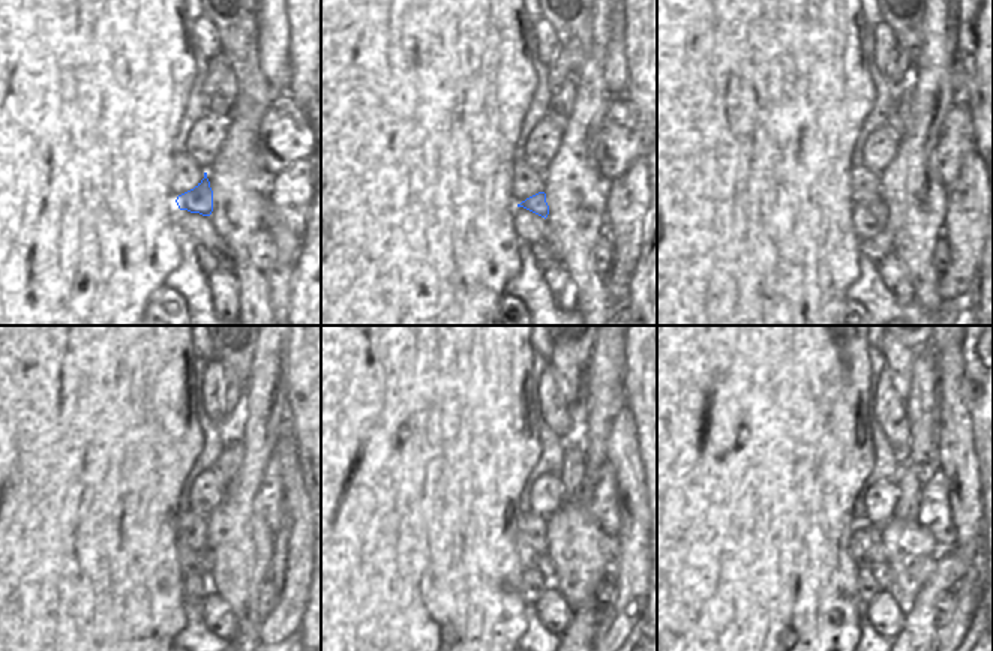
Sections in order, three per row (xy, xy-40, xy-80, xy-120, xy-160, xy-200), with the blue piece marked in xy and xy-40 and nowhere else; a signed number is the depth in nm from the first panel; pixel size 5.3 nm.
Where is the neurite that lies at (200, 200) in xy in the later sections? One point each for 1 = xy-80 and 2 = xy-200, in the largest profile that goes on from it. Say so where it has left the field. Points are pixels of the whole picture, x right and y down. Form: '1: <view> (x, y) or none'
1: xy-80 (878, 209)
2: xy-200 (882, 572)

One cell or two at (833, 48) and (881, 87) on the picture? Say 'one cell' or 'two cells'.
two cells

